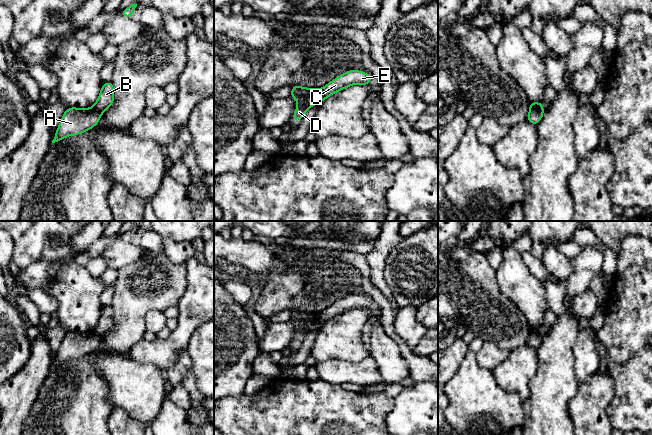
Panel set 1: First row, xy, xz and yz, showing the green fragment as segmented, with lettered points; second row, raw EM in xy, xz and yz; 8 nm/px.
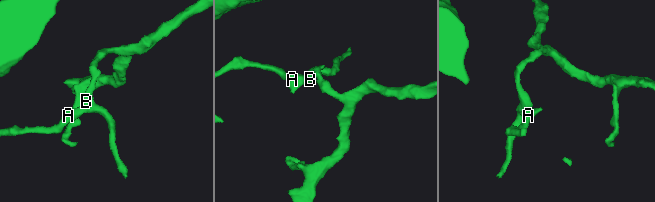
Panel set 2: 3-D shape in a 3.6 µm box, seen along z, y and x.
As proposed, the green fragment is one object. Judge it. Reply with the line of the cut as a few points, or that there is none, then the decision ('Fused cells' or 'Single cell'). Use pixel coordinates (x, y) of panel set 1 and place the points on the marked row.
Split along xz (320, 89), (319, 101). Fused cells

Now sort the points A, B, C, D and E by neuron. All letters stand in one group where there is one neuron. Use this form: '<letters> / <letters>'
A D / B C E

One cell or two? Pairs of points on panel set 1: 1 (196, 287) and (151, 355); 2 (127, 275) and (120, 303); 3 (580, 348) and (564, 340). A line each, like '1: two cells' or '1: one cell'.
1: one cell
2: one cell
3: two cells

